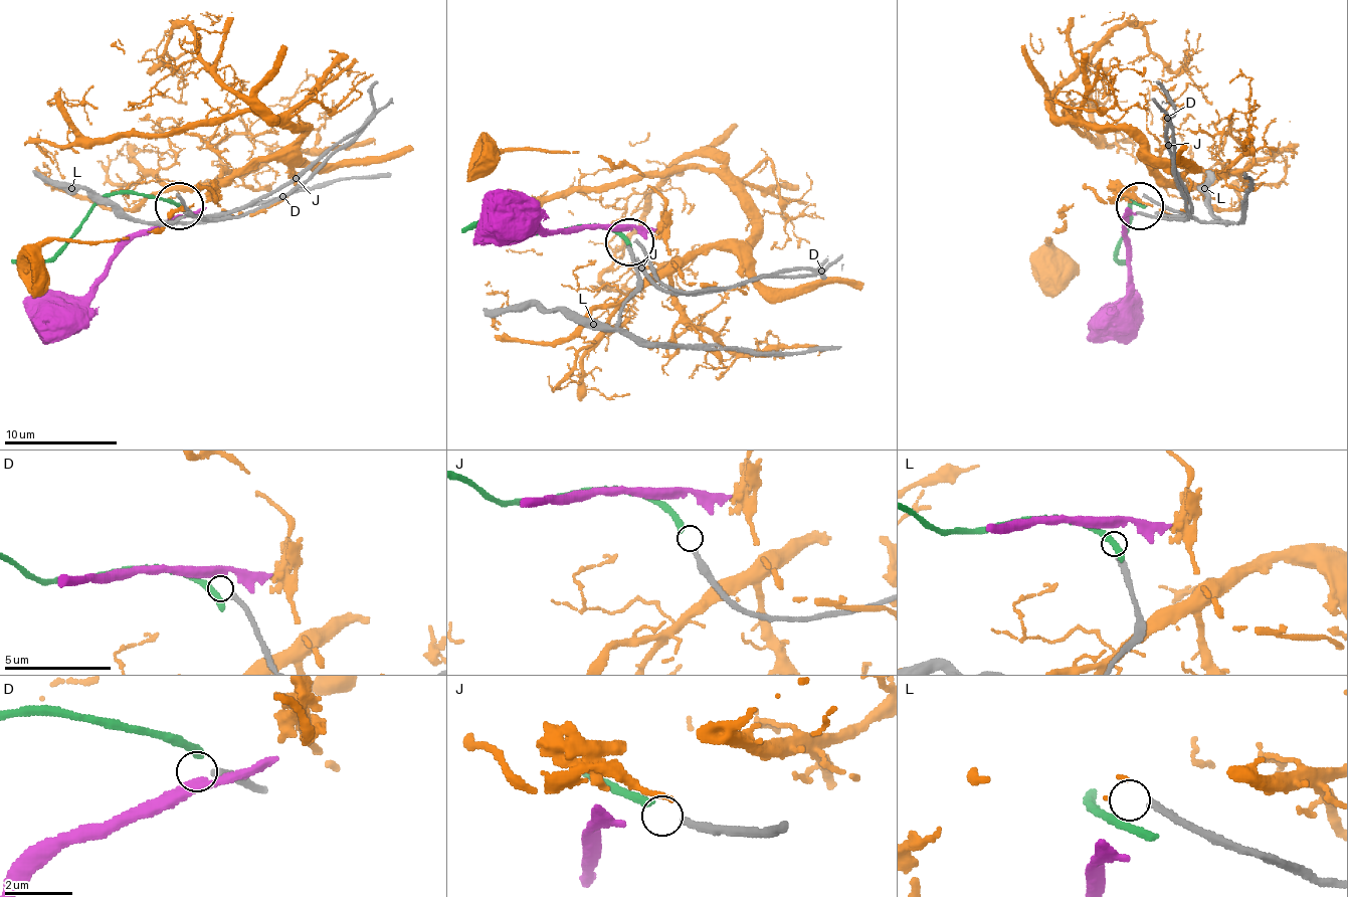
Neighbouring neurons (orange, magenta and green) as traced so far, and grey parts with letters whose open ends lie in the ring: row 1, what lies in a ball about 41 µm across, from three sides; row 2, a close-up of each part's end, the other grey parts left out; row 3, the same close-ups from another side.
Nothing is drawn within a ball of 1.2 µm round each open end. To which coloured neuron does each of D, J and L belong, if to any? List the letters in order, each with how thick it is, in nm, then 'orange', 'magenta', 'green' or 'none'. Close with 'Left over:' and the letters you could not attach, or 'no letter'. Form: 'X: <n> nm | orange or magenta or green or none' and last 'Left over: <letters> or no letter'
D: 220 nm | none
J: 260 nm | green
L: 240 nm | none
Left over: D, L

